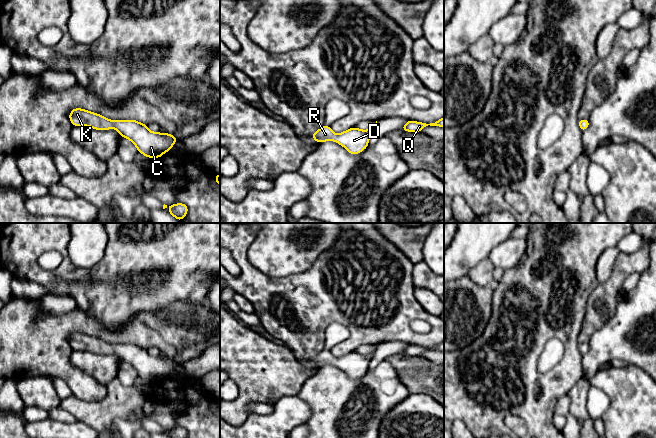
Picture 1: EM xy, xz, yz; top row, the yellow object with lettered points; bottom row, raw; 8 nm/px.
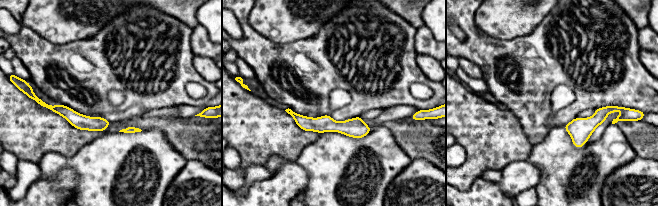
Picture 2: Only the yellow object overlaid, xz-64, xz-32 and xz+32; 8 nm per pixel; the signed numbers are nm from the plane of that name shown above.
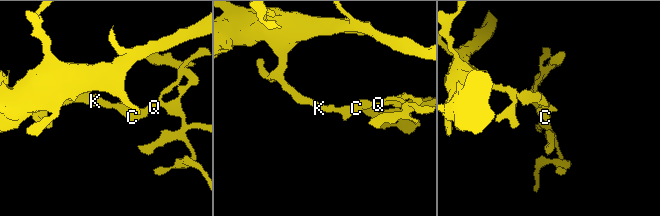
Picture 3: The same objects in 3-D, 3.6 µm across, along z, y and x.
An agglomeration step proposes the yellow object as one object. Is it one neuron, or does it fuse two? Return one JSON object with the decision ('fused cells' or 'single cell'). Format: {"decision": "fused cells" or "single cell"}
{"decision": "single cell"}

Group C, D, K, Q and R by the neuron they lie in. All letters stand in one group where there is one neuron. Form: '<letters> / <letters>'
C D K Q R

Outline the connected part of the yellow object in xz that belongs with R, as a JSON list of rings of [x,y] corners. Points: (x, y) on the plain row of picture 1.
[[[328,349],[312,358],[312,362],[318,366],[335,365],[352,379],[358,378],[367,372],[369,363],[374,356],[374,352],[360,354],[356,351],[350,352],[340,358],[335,358]]]

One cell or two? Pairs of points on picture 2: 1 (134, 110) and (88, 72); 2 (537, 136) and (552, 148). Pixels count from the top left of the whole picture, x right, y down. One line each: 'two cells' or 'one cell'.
1: one cell
2: two cells

